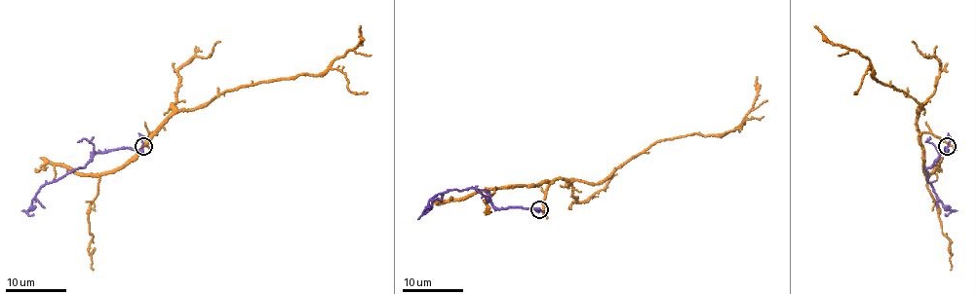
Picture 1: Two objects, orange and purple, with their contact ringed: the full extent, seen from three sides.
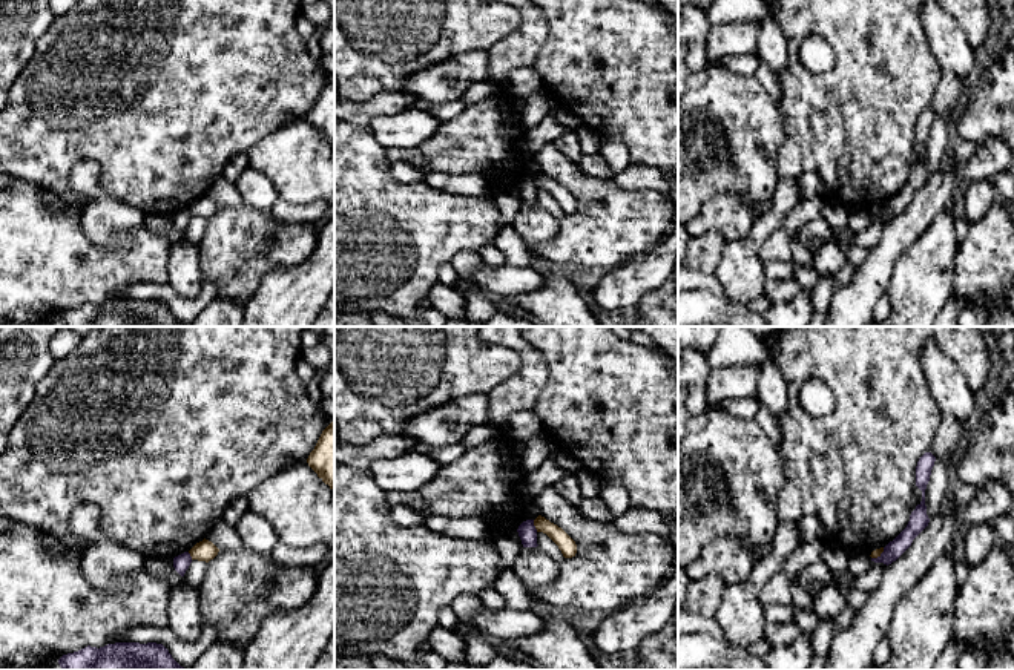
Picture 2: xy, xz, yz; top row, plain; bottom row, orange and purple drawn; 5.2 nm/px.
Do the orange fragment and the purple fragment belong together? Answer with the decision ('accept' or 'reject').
reject

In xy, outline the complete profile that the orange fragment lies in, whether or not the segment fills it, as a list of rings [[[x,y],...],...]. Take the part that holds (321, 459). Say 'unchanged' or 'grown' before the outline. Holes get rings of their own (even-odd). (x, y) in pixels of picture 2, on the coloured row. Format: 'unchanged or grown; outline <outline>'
unchanged; outline [[[334,422],[322,431],[307,463],[334,491]]]

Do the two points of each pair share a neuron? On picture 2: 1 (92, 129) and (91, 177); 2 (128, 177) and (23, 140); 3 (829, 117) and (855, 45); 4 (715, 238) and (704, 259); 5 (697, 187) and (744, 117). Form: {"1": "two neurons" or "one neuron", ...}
{"1": "two neurons", "2": "one neuron", "3": "one neuron", "4": "one neuron", "5": "one neuron"}

